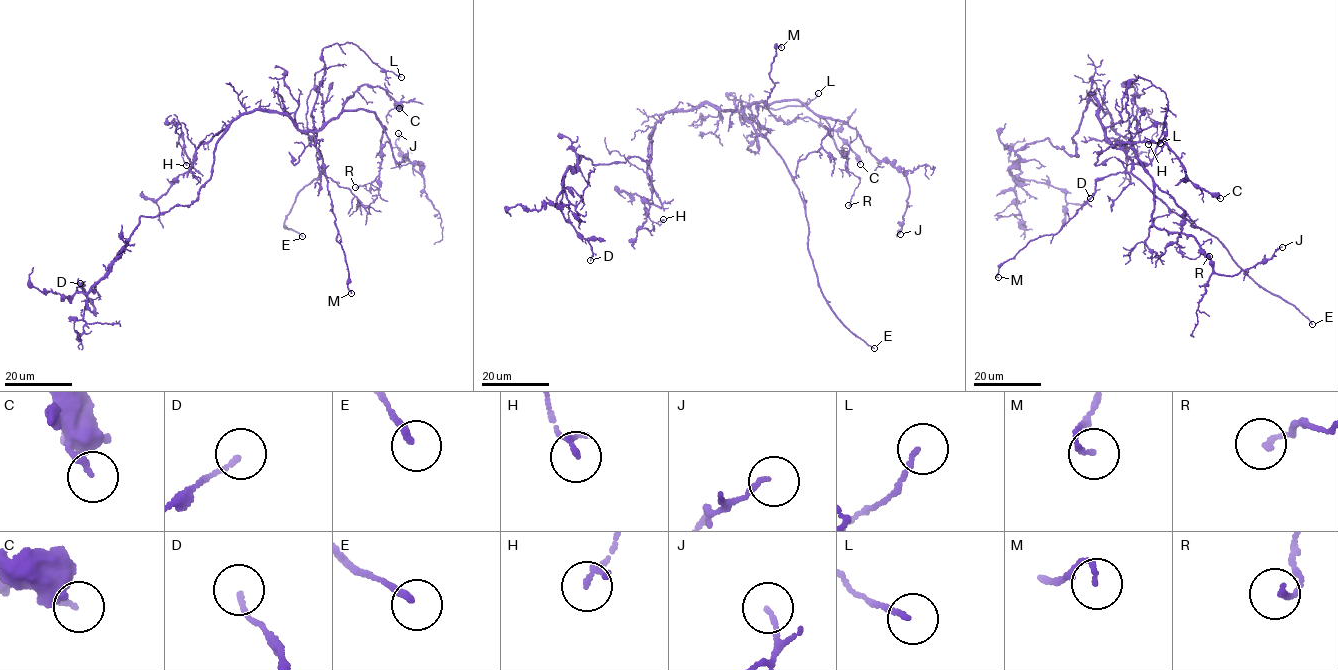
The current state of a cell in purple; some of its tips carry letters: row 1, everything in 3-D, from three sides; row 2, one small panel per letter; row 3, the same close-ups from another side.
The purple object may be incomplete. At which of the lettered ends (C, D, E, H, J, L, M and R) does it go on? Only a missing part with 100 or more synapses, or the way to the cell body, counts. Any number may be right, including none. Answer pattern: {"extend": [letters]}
{"extend": ["E"]}

